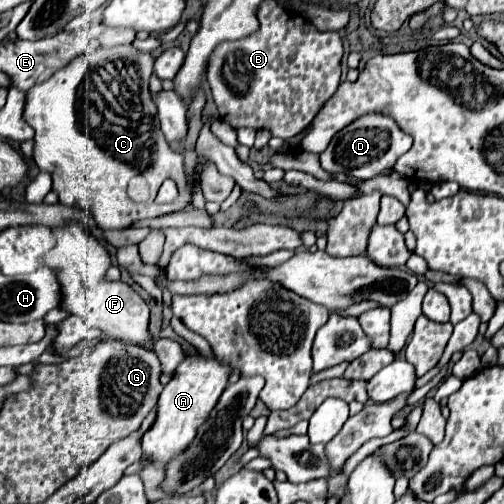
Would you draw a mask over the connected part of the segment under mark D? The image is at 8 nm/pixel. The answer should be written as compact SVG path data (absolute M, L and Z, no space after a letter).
M364 115L332 137L328 149L320 155L320 163L330 173L346 173L358 179L370 179L386 169L392 169L396 159L404 155L410 145L412 139L400 131L394 119L388 119L386 115Z

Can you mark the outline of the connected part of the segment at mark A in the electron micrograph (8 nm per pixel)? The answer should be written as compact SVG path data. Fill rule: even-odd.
M188 355L186 361L176 369L170 383L164 387L158 399L156 407L156 419L152 427L142 435L140 447L142 447L142 459L148 459L150 463L168 465L168 461L174 459L174 455L180 455L192 439L196 439L198 427L208 419L212 407L216 407L222 391L226 389L230 369L222 365L220 361L206 359L206 357L192 357Z

